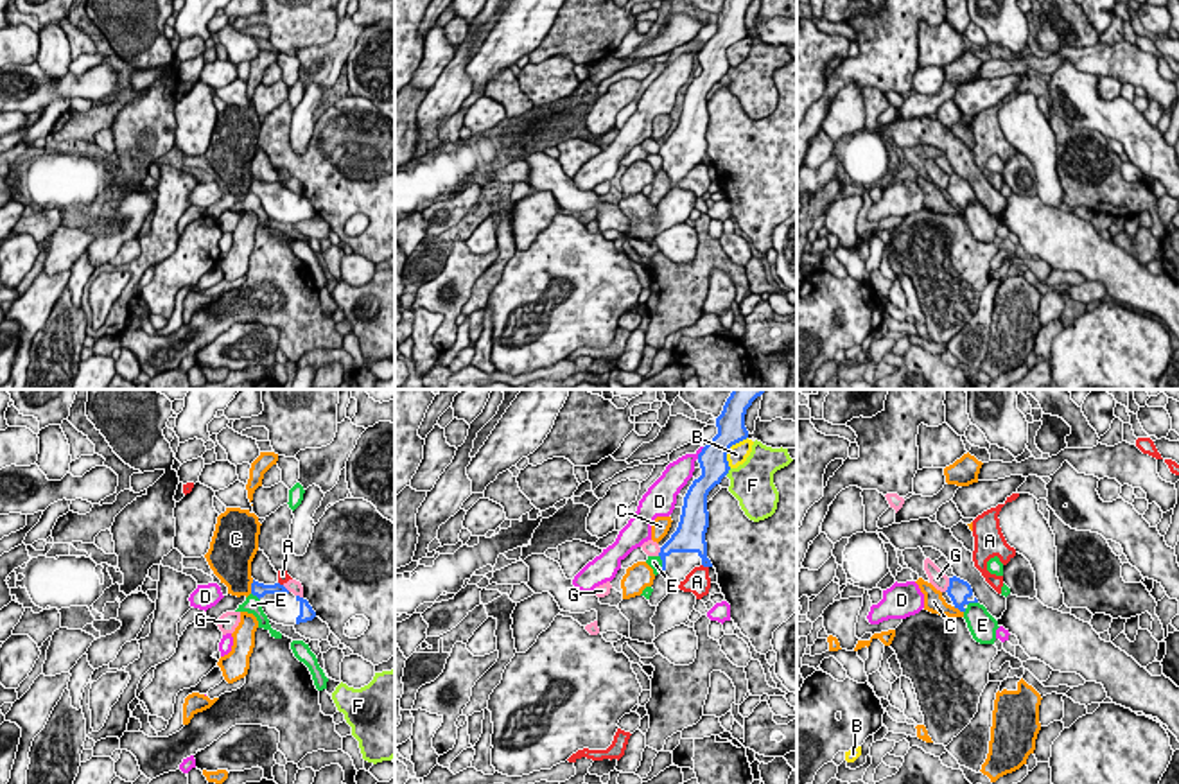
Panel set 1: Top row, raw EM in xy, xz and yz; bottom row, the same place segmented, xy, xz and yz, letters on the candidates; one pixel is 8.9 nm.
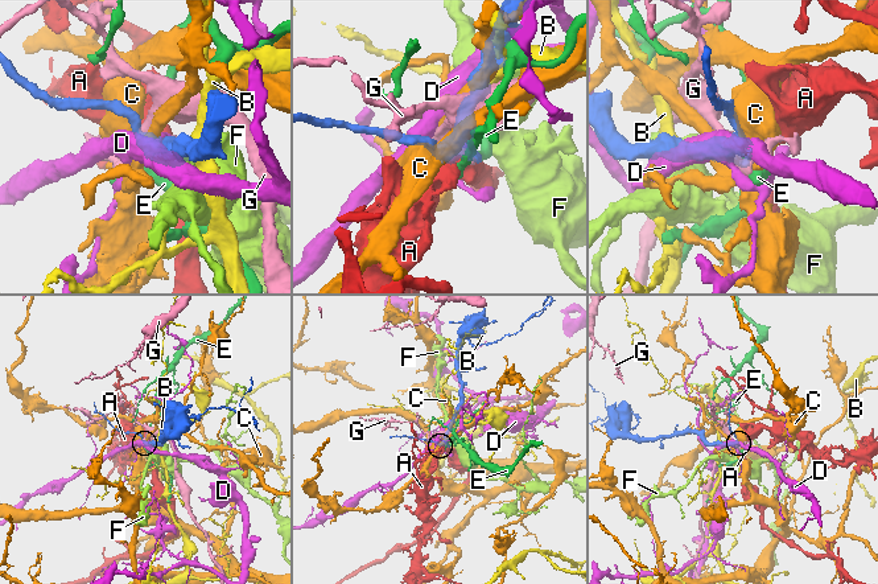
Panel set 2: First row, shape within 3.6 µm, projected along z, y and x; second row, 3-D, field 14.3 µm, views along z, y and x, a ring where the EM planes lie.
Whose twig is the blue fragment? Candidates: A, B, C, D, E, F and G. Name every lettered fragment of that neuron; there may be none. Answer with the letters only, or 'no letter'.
no letter

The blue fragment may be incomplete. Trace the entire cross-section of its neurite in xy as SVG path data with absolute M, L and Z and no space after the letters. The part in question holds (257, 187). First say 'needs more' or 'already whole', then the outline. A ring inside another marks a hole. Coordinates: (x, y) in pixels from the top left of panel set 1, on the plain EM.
needs more; M253 178L251 192L260 197L264 212L276 222L294 224L316 215L307 197L294 194L280 181L264 183Z

